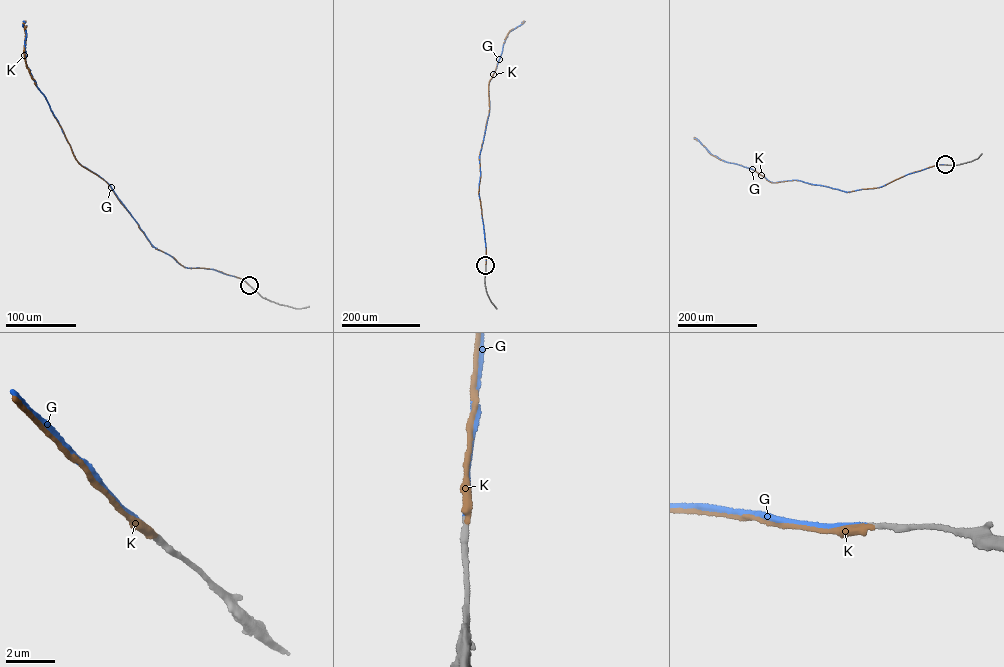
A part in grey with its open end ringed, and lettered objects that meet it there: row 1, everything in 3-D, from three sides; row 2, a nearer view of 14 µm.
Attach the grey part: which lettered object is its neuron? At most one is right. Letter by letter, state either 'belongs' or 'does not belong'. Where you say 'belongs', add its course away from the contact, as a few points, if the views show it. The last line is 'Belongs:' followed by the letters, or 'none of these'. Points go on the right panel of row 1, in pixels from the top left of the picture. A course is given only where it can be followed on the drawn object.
G: belongs; course (945, 164), (908, 174), (880, 187), (846, 192), (798, 180), (771, 182), (752, 169), (712, 155), (694, 137)
K: does not belong
Belongs: G

